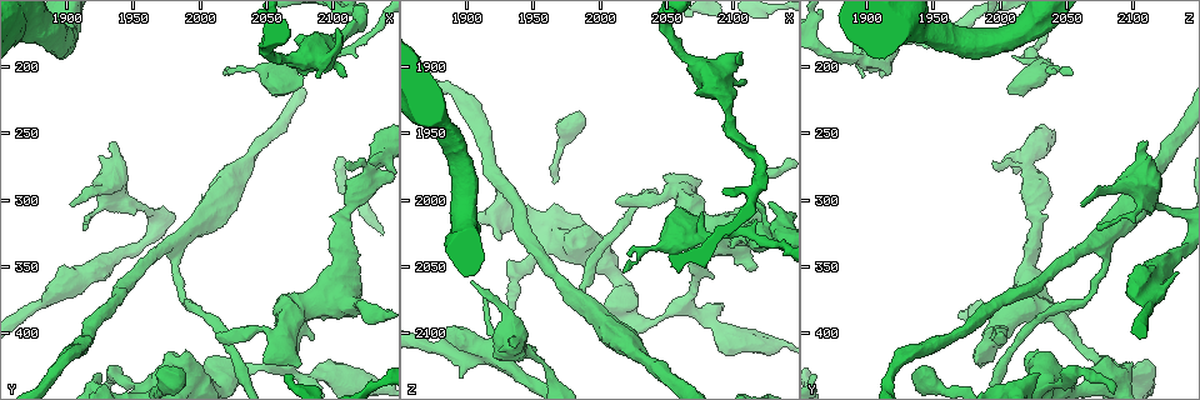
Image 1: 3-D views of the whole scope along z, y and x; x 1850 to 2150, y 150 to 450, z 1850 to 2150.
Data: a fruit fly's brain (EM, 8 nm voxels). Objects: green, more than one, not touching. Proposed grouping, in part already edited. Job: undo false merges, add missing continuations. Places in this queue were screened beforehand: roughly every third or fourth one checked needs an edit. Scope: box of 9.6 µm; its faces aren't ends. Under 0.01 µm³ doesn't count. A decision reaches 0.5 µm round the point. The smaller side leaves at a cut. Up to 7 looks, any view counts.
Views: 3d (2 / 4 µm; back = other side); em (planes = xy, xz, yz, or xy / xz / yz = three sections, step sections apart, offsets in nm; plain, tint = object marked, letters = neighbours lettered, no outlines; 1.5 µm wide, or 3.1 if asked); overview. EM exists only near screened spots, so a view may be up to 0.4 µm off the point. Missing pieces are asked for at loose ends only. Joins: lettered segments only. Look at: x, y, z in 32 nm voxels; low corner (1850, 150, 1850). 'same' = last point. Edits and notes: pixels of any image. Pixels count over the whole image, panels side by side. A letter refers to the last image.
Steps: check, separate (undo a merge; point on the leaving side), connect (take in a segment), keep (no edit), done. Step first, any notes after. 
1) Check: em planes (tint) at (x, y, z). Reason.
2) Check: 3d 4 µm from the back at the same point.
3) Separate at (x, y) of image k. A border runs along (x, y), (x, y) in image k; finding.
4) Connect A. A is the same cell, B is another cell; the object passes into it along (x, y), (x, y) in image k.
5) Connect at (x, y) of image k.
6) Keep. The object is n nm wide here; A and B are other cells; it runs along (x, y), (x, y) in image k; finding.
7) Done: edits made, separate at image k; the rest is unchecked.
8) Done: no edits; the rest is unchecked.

Check: 3d 4 µm at (2018, 204, 2052). Tapers out.

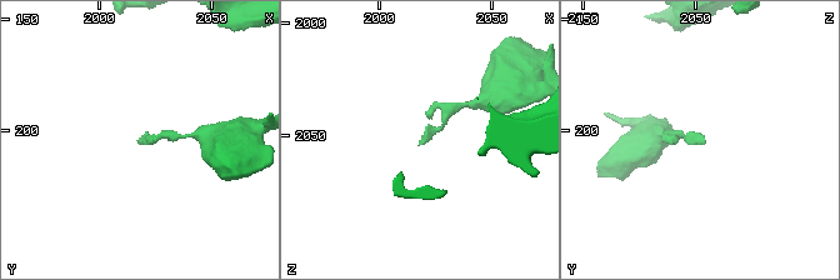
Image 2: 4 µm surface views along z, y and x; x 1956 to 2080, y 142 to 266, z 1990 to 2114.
Check: em planes (letters) at (2018, 205, 2054).

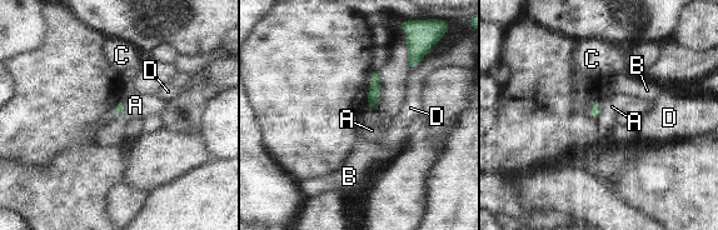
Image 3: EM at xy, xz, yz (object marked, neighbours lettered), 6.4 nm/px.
Keep. A, B, C and D are other cells; a border runs along (602, 103), (602, 110), (597, 120) in image 3; no lettered segment goes on from it.

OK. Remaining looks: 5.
Check: em planes (plain) at (2108, 314, 2026). A narrow waist.

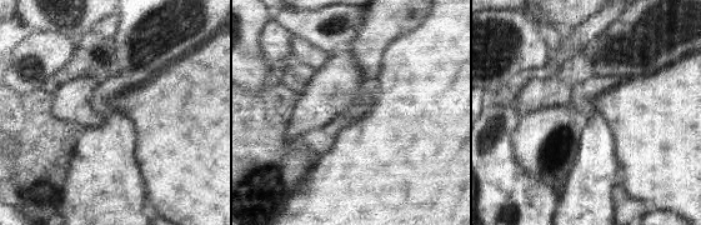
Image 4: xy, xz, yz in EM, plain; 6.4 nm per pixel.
Check: em planes (tint) at the same point.

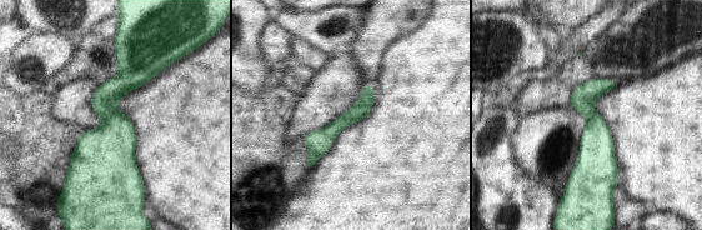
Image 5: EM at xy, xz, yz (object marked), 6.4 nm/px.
Check: em planes (letters) at the same point.

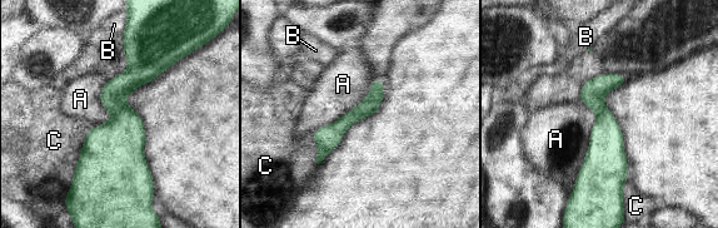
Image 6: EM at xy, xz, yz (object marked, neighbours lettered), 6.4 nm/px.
Keep. The longest contact is with A, 600 nm; A, B and C are other cells; it runs along (618, 77), (599, 94), (594, 187) in image 6; one neuron here.

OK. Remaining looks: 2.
Check: 3d 2 µm at (1958, 306, 2128). Sudden change in width.

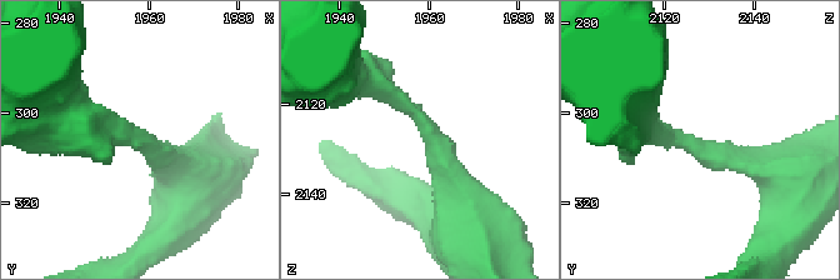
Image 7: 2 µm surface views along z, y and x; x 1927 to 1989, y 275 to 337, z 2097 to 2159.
Check: em planes (letters) at (1960, 307, 2126). Now the EM.

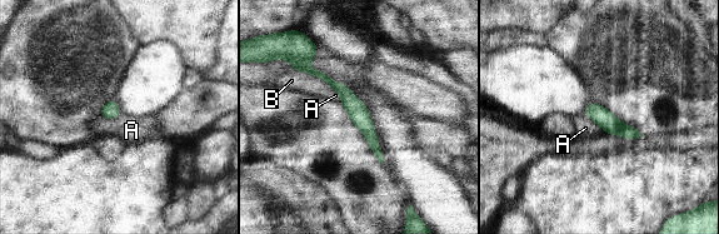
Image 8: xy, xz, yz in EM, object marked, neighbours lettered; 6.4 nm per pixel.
Keep. A and B are other cells; one neuron here.

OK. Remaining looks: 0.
Done: no edits; the rest is unchecked.

